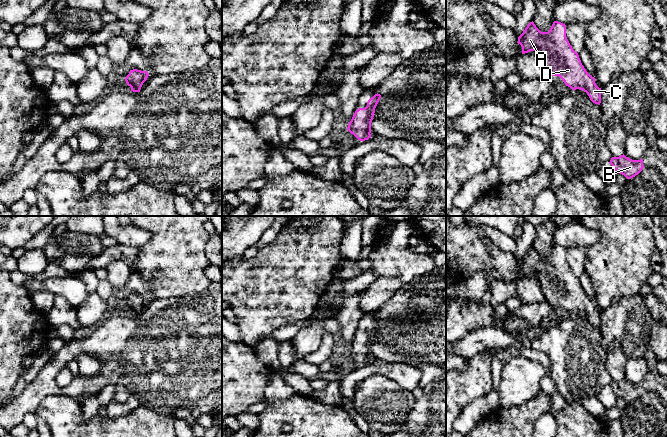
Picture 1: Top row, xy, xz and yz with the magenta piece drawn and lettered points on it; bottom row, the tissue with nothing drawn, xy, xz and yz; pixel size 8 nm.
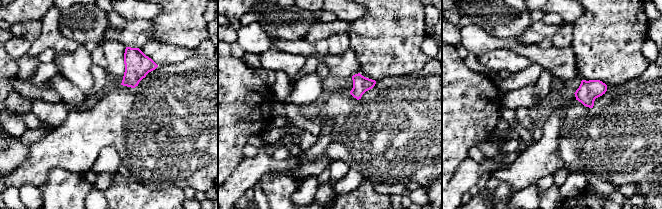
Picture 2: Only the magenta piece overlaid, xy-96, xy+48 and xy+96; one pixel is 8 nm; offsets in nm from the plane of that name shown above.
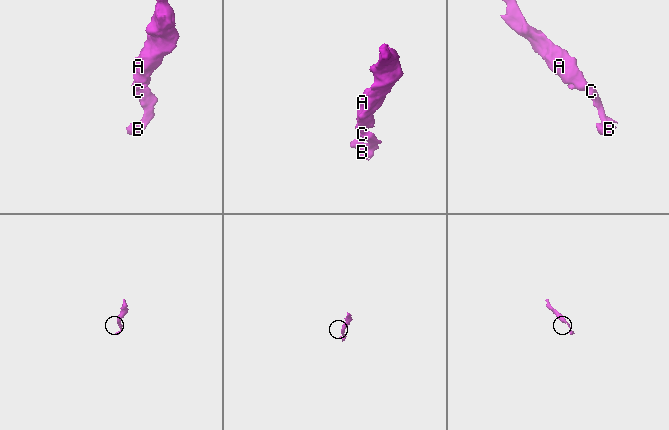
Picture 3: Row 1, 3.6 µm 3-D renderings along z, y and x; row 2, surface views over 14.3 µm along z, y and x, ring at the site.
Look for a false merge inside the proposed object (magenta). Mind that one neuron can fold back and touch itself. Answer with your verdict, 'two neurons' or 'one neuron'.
one neuron

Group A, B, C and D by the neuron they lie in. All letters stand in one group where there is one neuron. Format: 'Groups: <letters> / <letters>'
Groups: A B C D

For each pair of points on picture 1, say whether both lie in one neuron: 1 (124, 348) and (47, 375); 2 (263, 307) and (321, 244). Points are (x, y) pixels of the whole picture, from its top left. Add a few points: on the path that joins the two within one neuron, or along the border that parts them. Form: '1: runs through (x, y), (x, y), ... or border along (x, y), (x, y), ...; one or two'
1: runs through (105, 348), (75, 348), (65, 356); one
2: runs through (274, 291), (305, 260); one

